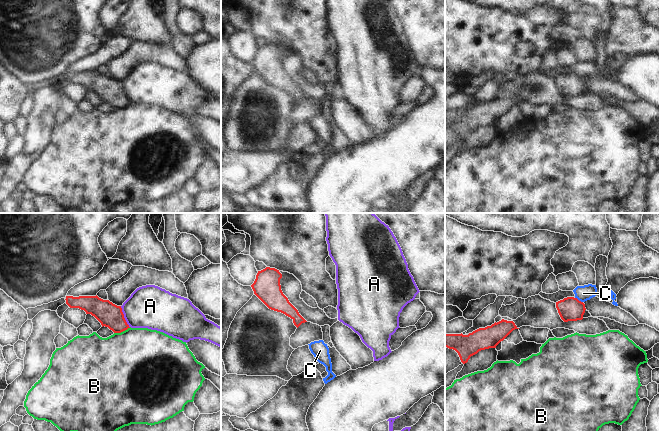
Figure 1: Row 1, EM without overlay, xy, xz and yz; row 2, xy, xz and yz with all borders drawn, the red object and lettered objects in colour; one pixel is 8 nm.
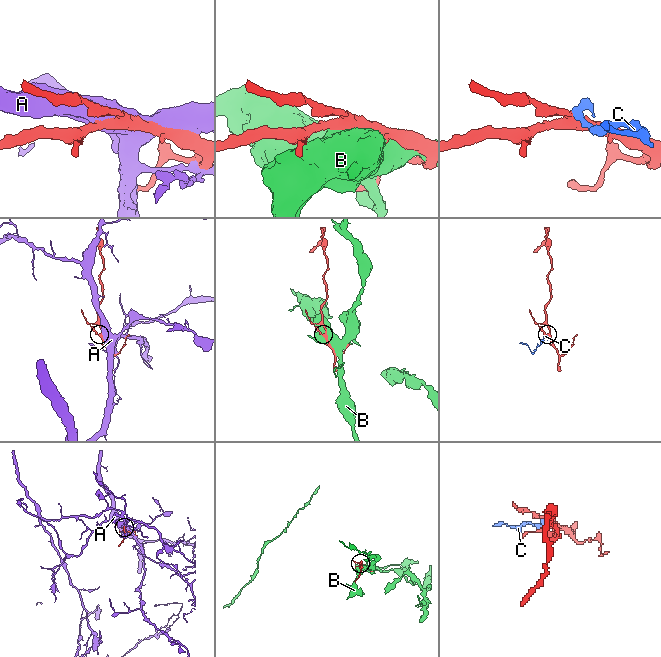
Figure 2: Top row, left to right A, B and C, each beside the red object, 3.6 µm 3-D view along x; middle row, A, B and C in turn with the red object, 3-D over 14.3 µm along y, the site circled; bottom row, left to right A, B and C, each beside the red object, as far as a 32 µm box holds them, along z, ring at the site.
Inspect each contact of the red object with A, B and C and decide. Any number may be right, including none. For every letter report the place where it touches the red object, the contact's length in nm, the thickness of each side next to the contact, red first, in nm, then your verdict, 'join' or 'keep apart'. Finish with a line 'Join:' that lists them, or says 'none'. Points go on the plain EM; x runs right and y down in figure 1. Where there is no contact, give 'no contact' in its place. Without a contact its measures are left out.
A: contact xy (123, 93); length 190 nm; calibres 190 and 340 nm; keep apart
B: contact xy (122, 107); length 140 nm; calibres 190 and 500 nm; keep apart
C: contact yz (578, 76); length 80 nm; calibres 190 and 130 nm; keep apart
Join: none

